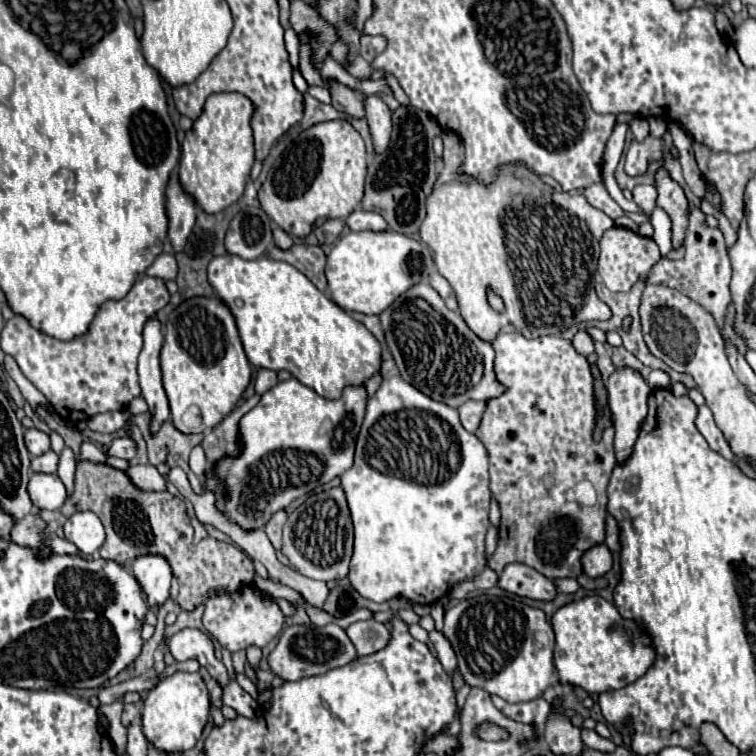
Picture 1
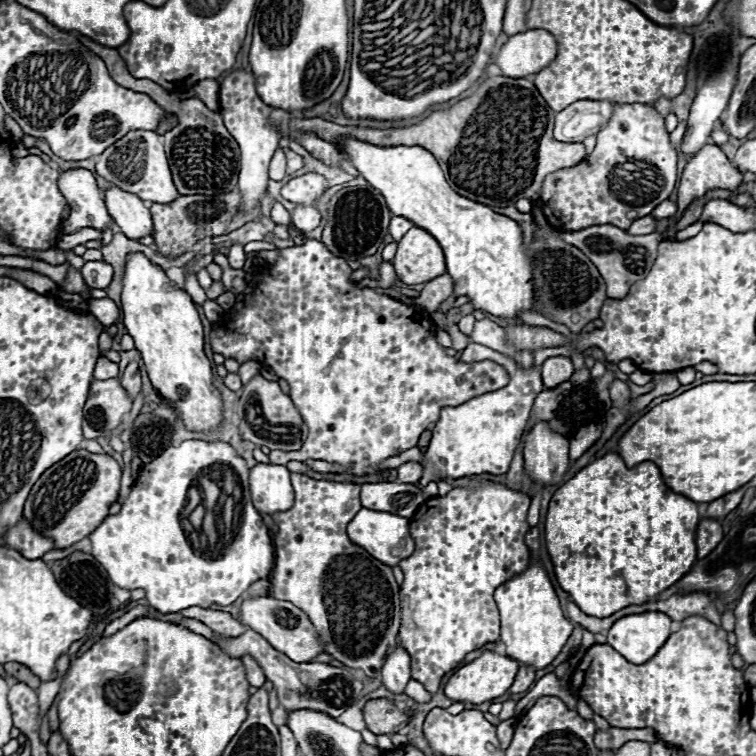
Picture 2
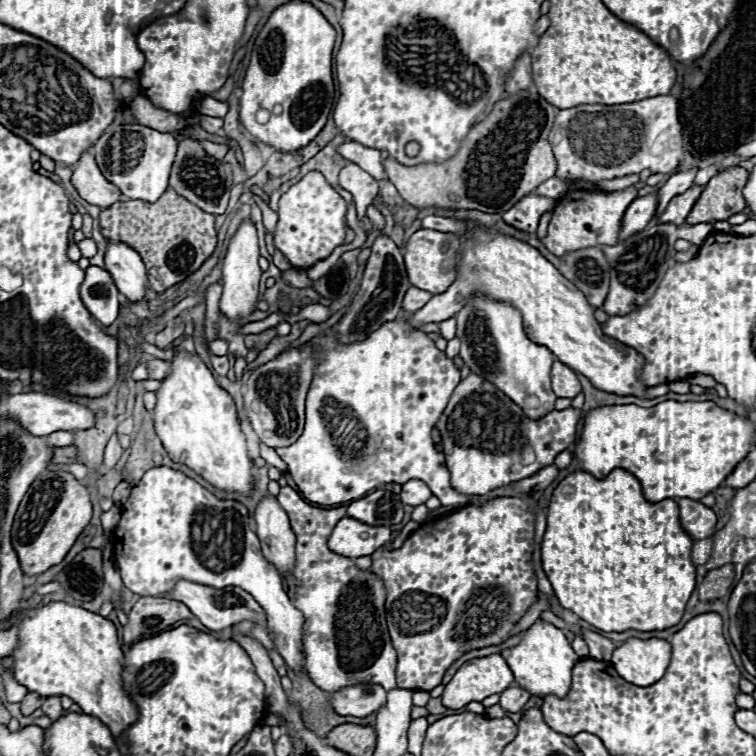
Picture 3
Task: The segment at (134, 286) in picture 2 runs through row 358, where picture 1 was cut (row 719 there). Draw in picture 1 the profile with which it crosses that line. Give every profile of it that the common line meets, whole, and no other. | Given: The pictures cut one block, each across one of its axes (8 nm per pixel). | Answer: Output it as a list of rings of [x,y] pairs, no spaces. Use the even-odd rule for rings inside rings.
[[[174,672],[166,676],[154,690],[144,698],[142,726],[146,738],[164,752],[192,748],[210,718],[210,696],[200,672]]]

